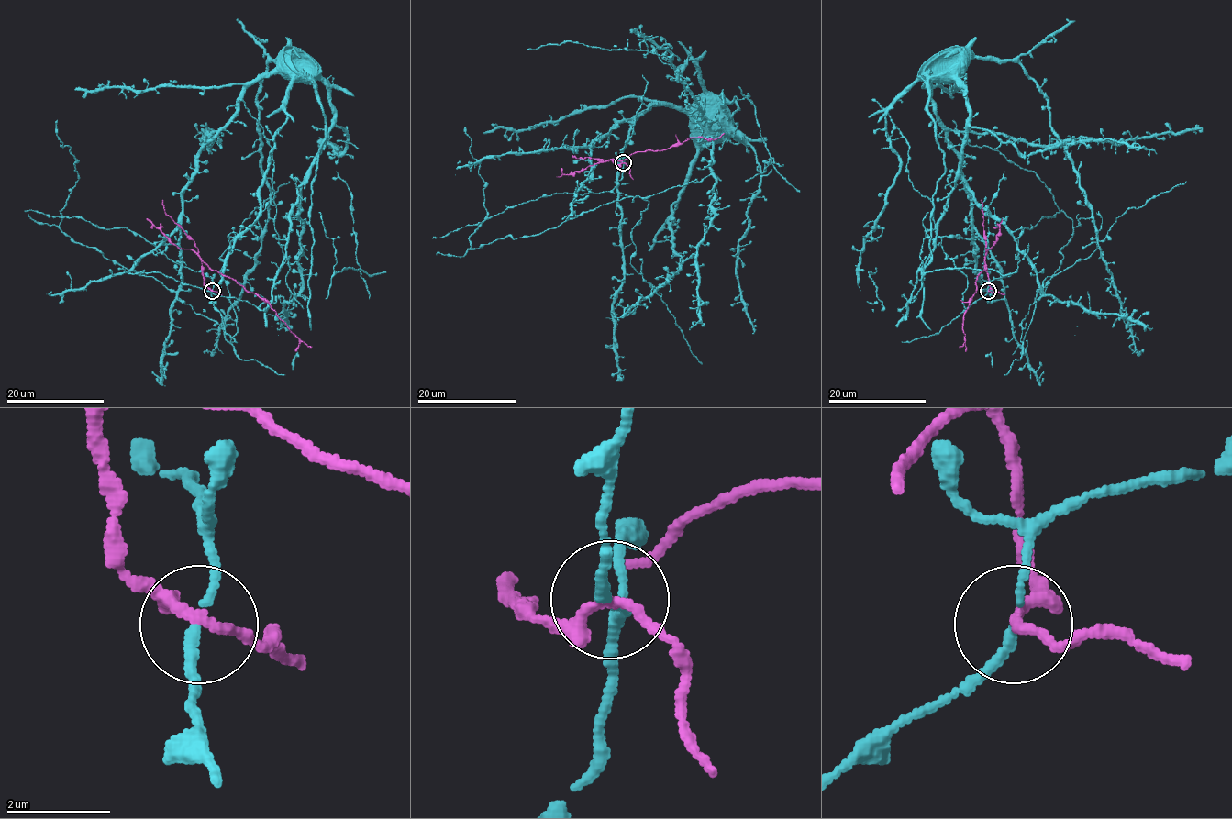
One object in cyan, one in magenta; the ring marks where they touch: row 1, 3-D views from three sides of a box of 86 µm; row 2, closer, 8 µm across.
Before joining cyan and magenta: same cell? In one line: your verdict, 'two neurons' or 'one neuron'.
two neurons

